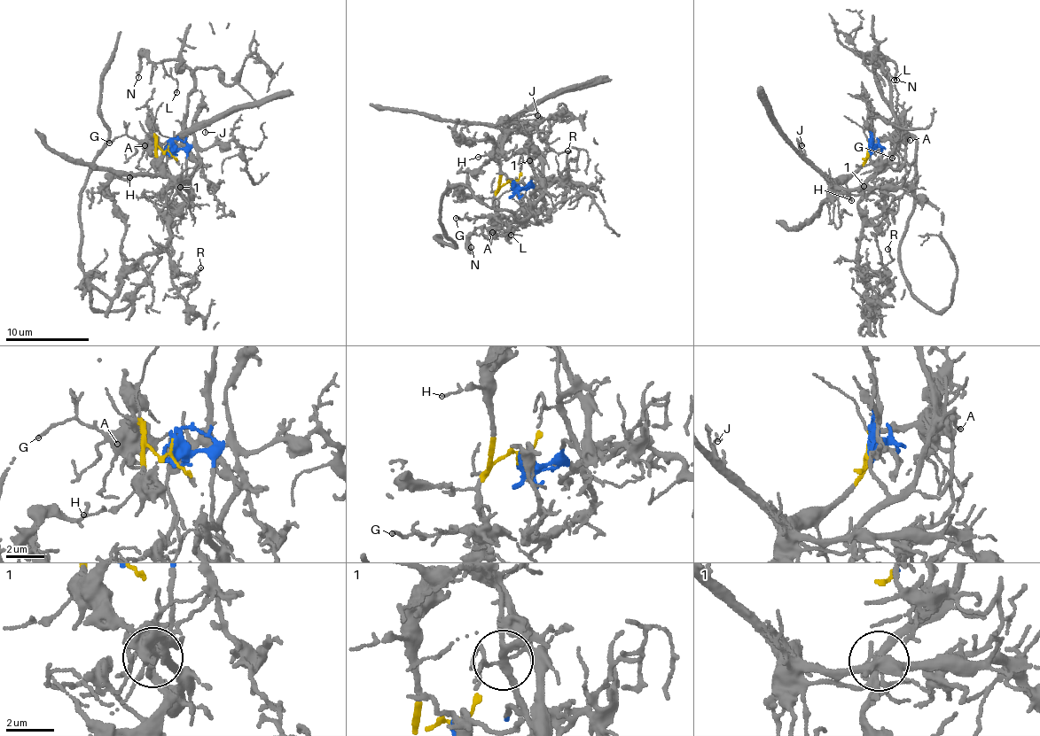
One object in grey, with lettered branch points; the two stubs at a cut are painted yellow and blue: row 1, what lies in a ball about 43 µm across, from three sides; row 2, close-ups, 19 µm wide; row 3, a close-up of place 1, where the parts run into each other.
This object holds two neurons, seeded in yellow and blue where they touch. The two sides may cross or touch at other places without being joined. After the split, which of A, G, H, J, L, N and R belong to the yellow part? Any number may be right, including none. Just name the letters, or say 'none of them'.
A, G, H, J

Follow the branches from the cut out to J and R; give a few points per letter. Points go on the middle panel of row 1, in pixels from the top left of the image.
J: (512, 182), (499, 184), (500, 135), (525, 115), (538, 115)
R: (512, 182), (523, 187), (535, 178), (529, 160), (536, 151), (527, 144), (534, 124), (543, 141), (568, 151)

